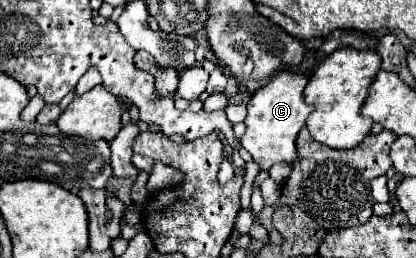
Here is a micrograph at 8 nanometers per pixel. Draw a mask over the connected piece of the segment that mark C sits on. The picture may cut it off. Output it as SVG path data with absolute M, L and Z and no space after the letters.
M280 71L266 85L256 89L250 95L246 105L248 115L244 119L246 133L240 141L244 141L244 149L252 155L252 159L262 167L270 169L276 163L294 163L296 159L296 135L304 127L304 121L314 111L314 107L304 101L304 87L308 85L308 75Z

